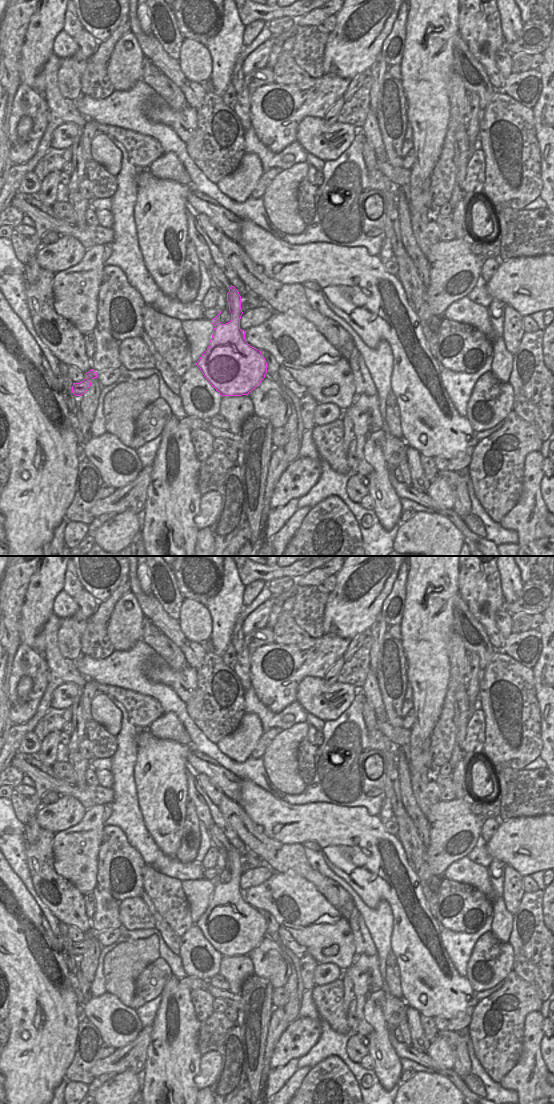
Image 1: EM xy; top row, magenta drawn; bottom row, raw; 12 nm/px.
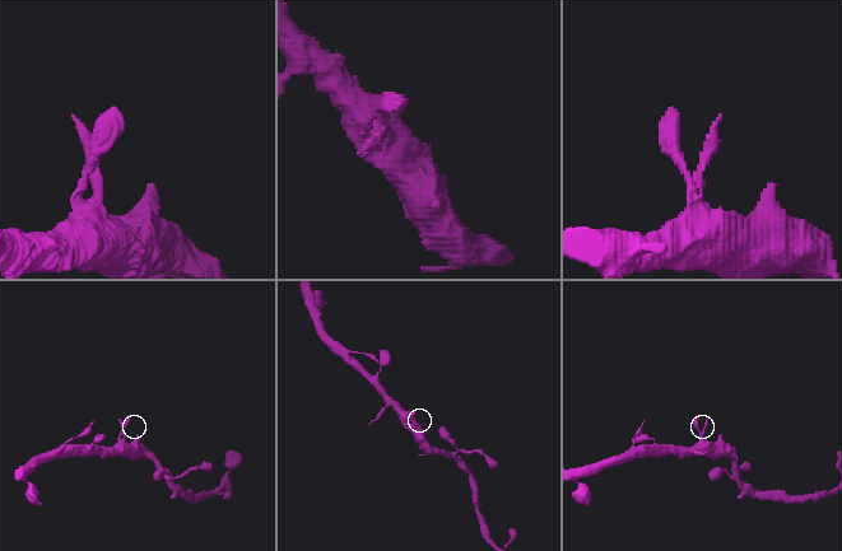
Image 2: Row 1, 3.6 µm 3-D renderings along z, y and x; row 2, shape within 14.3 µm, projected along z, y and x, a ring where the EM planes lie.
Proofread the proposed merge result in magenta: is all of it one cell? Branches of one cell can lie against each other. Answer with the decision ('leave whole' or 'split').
leave whole

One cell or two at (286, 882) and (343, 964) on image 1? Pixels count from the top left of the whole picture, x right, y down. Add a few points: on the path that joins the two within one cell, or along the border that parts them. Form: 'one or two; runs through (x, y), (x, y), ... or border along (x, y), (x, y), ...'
one; runs through (304, 905), (320, 921), (330, 922), (343, 941)

